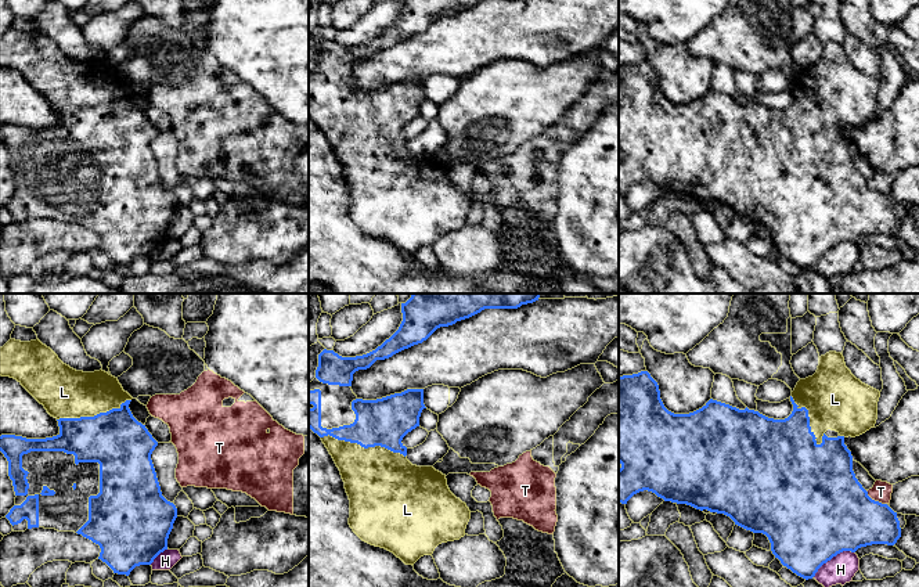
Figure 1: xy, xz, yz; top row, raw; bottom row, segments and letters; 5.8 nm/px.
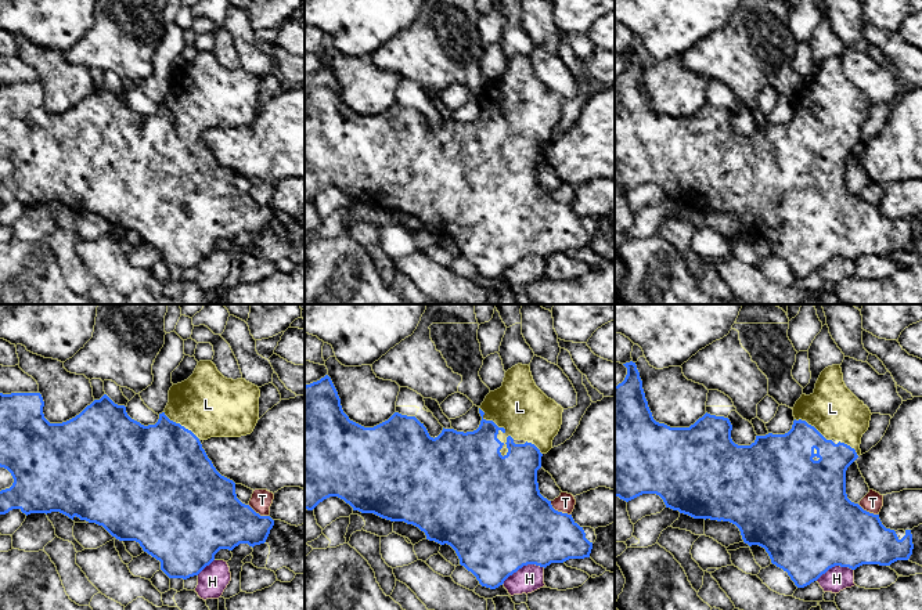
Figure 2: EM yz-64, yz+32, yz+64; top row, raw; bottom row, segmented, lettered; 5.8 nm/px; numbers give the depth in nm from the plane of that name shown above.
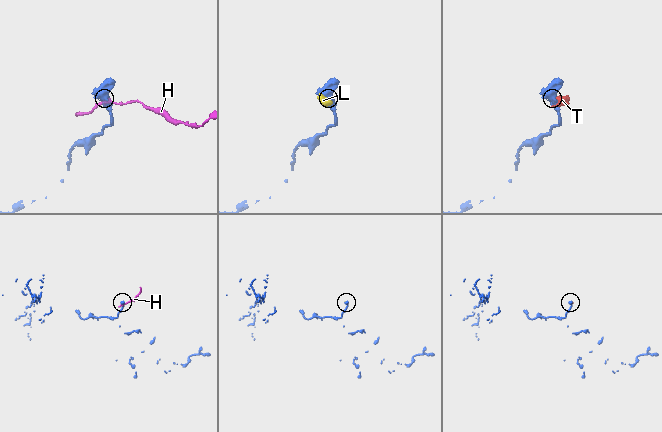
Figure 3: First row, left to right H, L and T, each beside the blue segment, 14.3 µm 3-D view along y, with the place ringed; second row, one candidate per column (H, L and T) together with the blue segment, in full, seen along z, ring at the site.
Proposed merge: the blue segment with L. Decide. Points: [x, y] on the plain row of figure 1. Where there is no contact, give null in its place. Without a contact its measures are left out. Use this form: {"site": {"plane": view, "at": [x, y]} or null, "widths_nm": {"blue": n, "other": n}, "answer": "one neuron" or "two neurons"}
{"site": {"plane": "xz", "at": [363, 136]}, "widths_nm": {"blue": 280, "other": 400}, "answer": "one neuron"}

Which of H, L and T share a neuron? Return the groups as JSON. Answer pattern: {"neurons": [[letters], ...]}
{"neurons": [["H"], ["L"], ["T"]]}

